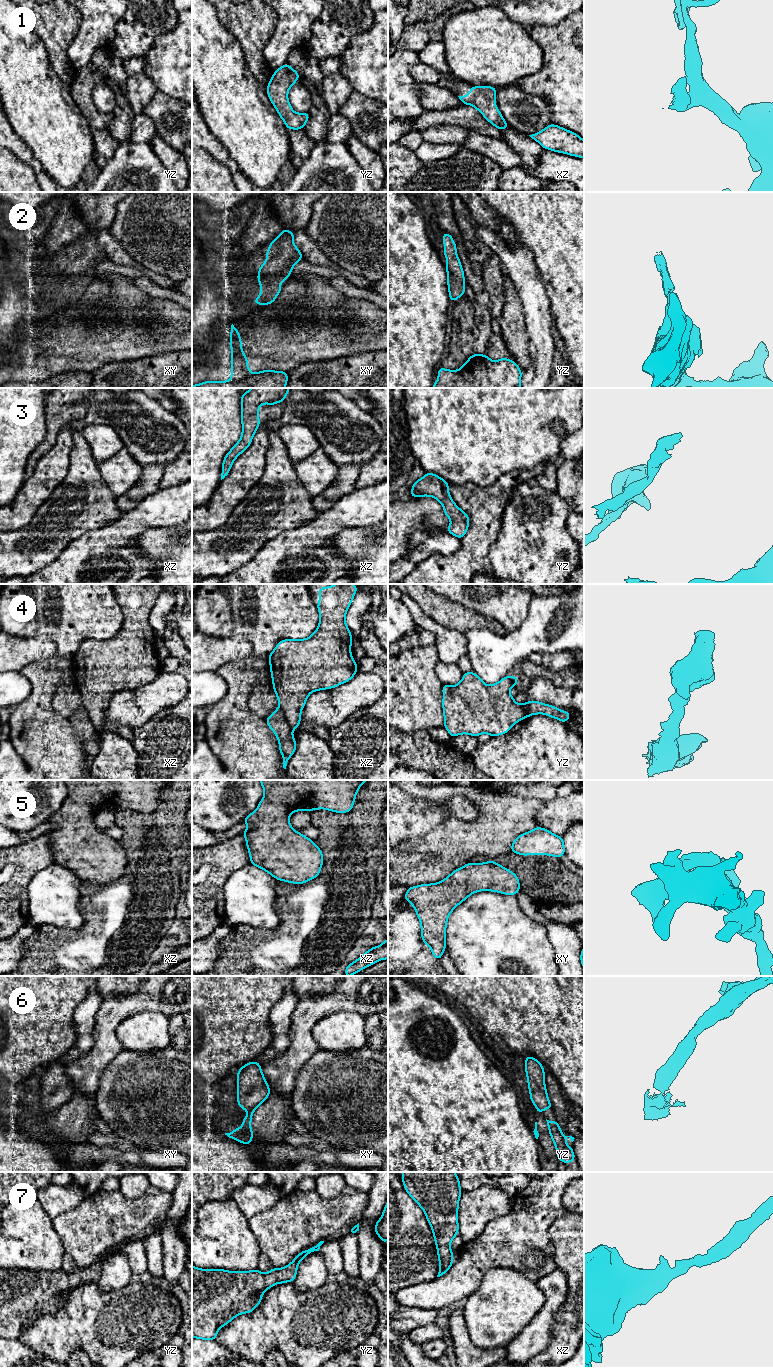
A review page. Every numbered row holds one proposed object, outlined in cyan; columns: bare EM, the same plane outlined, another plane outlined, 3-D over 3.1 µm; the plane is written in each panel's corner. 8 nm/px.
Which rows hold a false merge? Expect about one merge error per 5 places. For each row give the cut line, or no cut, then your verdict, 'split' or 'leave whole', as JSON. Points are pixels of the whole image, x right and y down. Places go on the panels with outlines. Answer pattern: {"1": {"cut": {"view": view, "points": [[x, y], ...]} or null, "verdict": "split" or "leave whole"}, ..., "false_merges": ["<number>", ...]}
{"1": {"cut": null, "verdict": "leave whole"}, "2": {"cut": null, "verdict": "leave whole"}, "3": {"cut": null, "verdict": "leave whole"}, "4": {"cut": {"view": "xz", "points": [[279, 707], [292, 729]]}, "verdict": "split"}, "5": {"cut": null, "verdict": "leave whole"}, "6": {"cut": null, "verdict": "leave whole"}, "7": {"cut": null, "verdict": "leave whole"}, "false_merges": ["4"]}

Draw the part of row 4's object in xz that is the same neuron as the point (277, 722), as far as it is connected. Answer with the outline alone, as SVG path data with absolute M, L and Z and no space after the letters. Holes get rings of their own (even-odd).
M277 708L265 721L278 738L279 750L283 756L283 768L286 769L288 759L296 750L296 741L292 735L292 729L280 708Z

